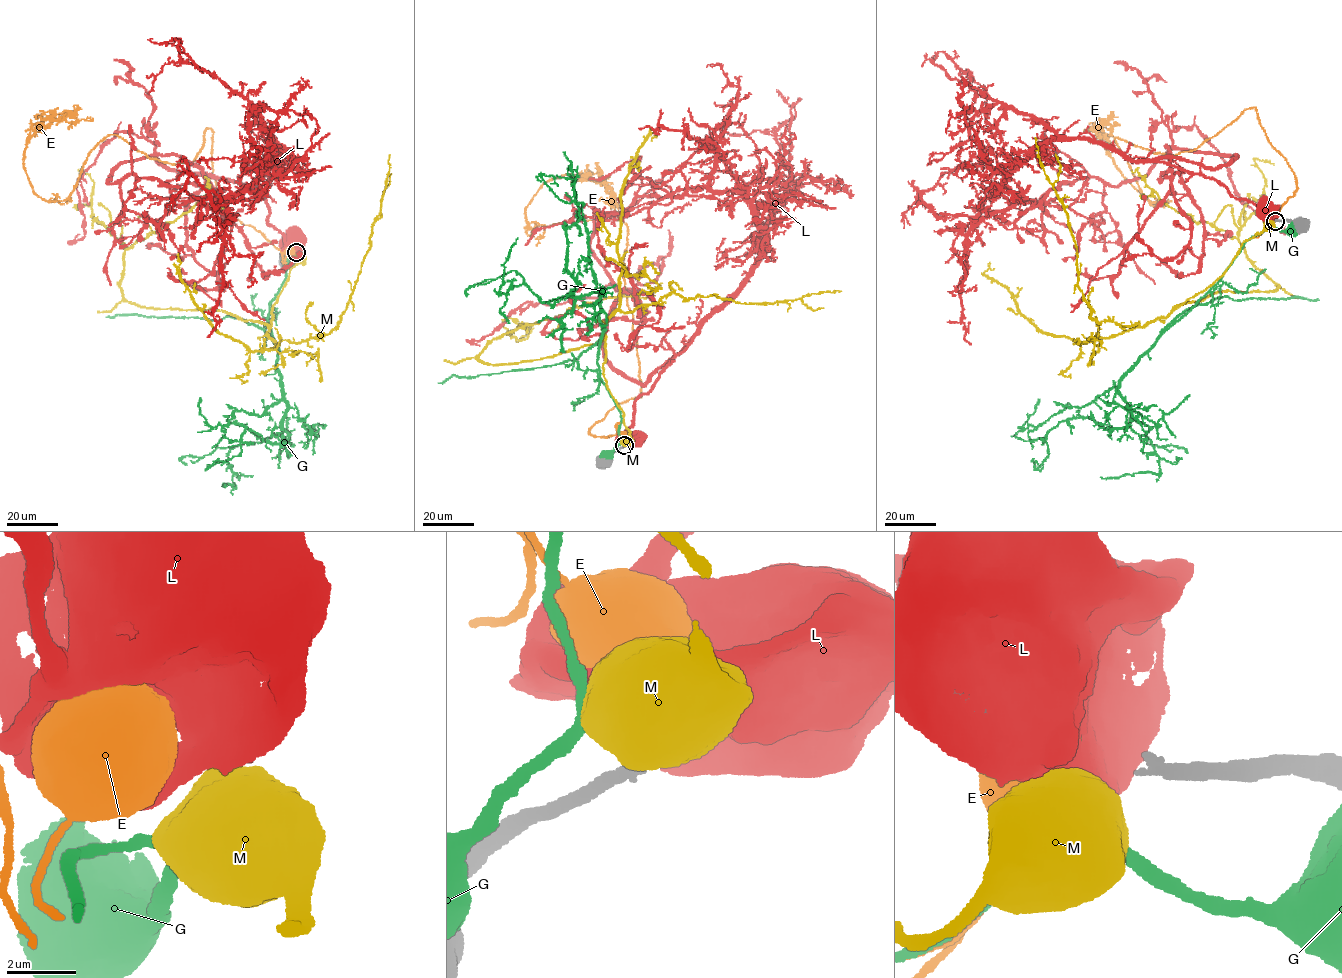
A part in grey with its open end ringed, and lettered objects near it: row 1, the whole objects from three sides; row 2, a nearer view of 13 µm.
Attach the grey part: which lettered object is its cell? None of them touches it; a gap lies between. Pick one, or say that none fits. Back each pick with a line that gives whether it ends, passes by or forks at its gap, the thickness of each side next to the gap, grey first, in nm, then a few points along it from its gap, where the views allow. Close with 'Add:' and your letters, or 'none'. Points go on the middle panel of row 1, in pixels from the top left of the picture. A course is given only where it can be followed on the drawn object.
Add: none

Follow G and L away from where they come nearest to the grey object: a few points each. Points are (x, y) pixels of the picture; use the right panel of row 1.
G: (1274, 226), (1281, 230), (1293, 230)
L: (1271, 221), (1268, 206)

